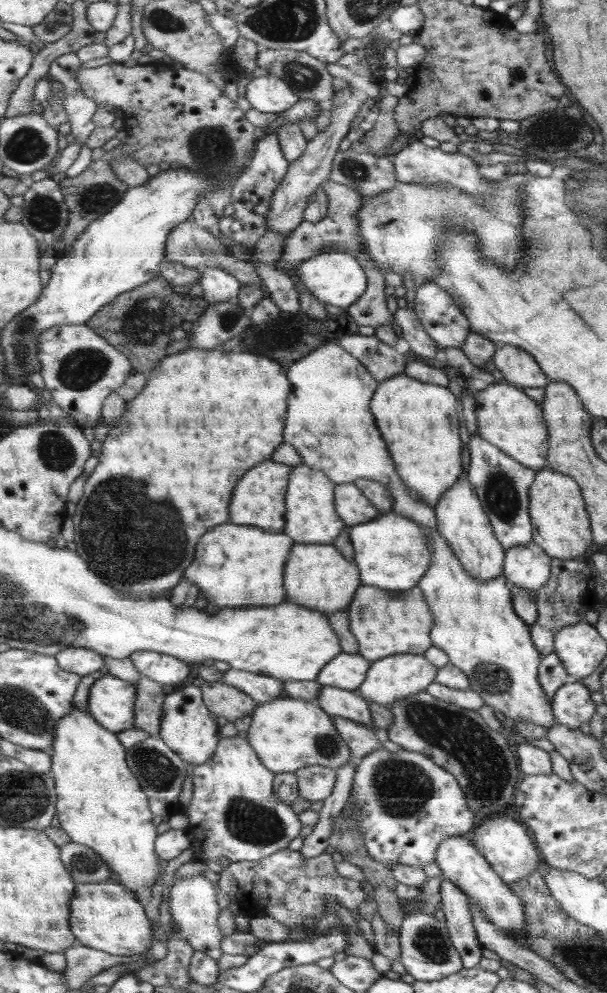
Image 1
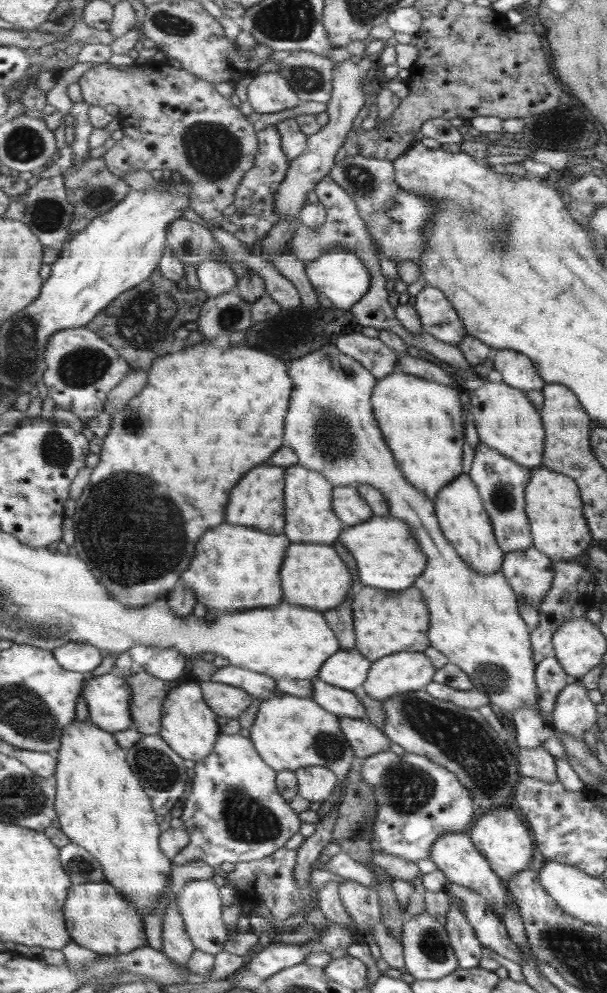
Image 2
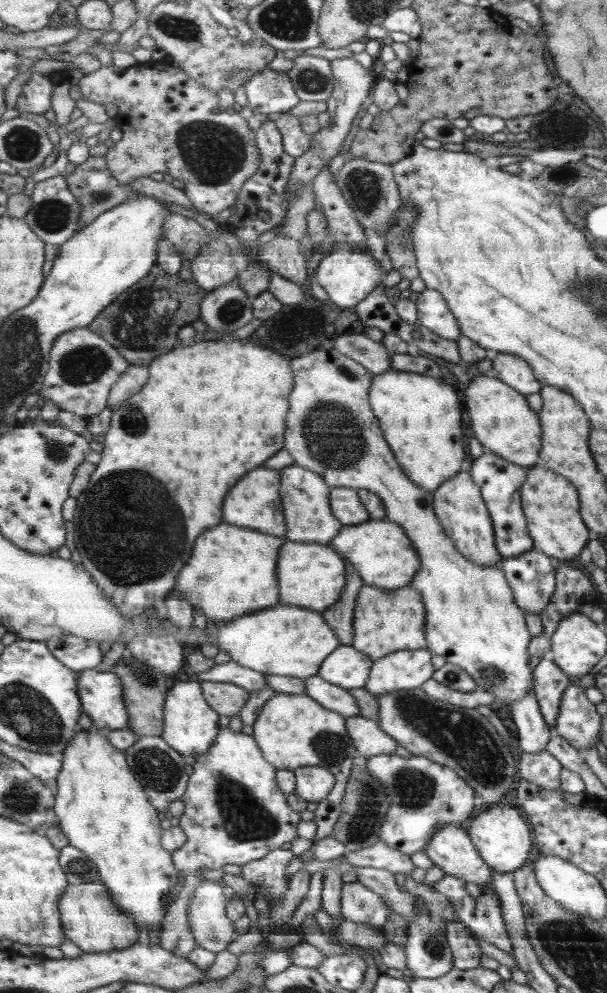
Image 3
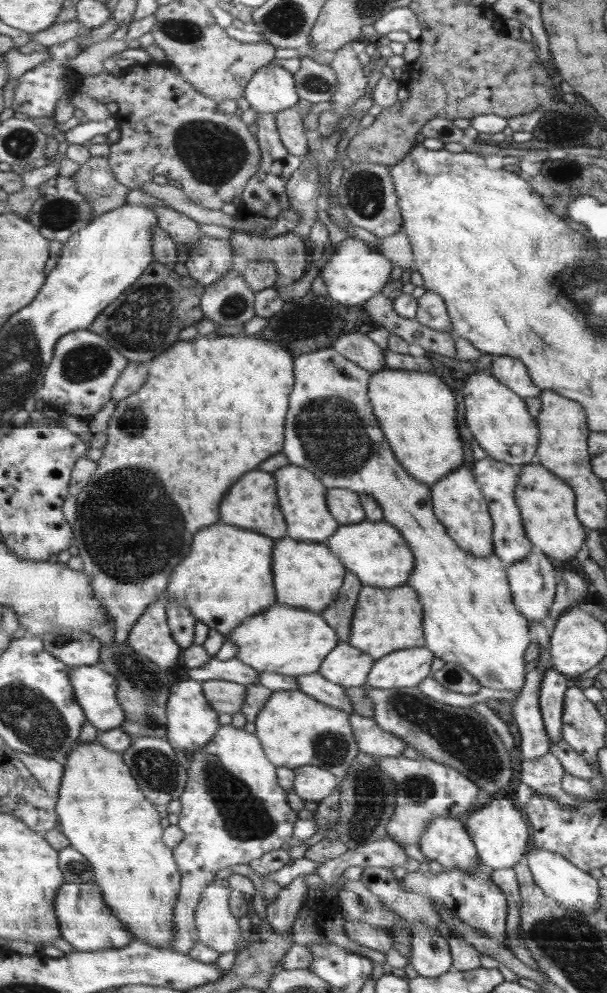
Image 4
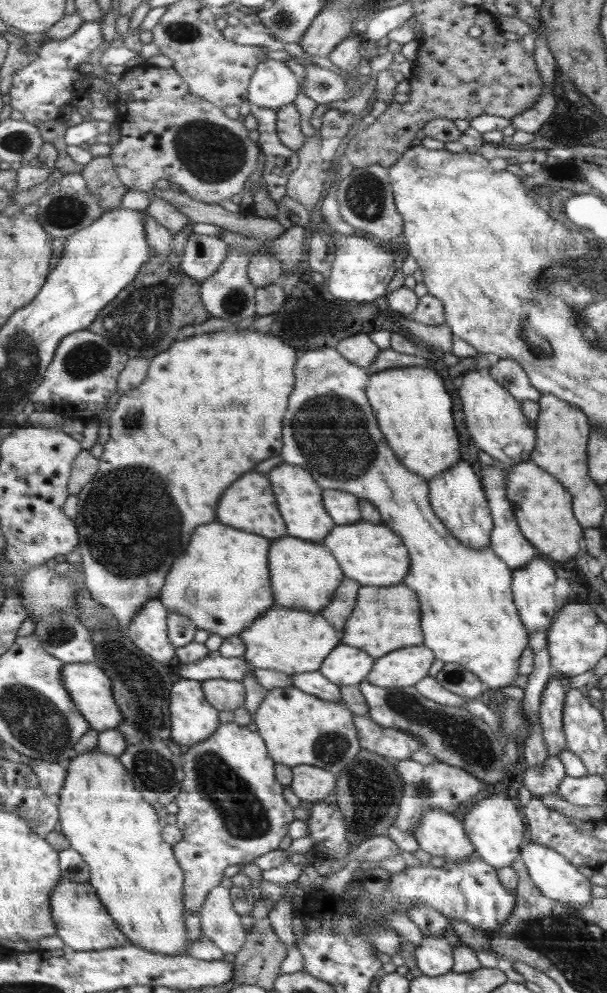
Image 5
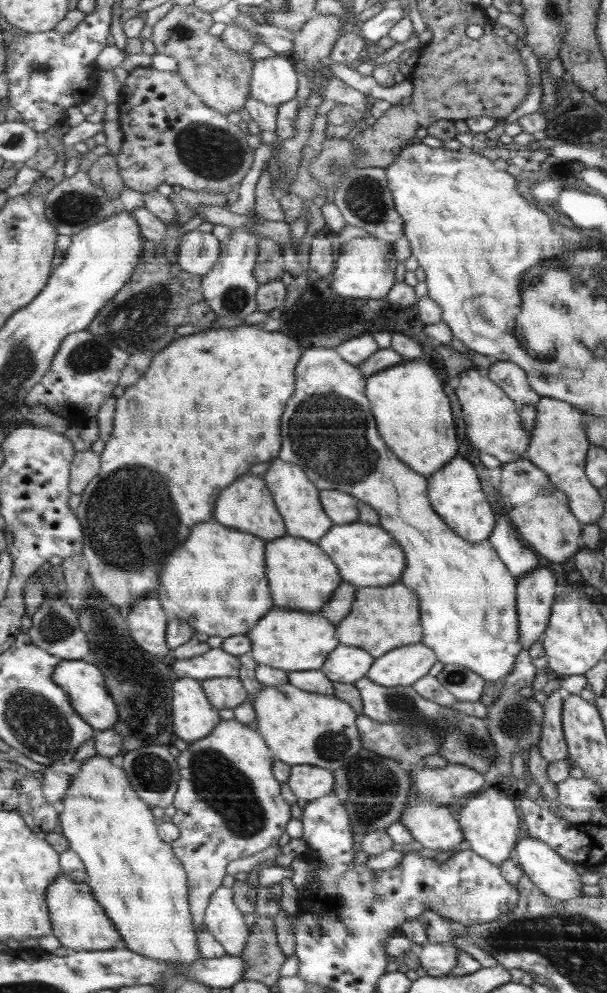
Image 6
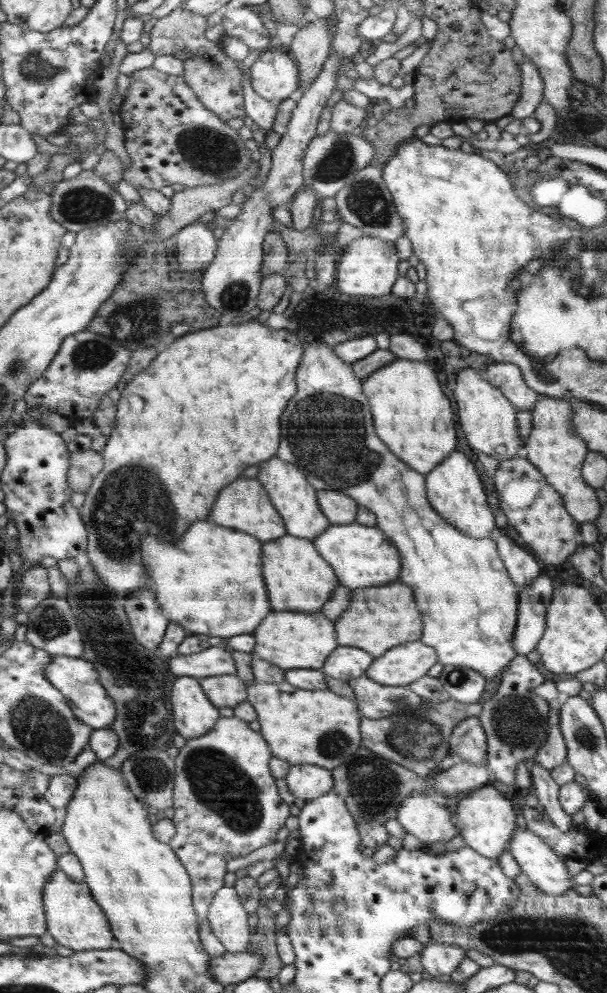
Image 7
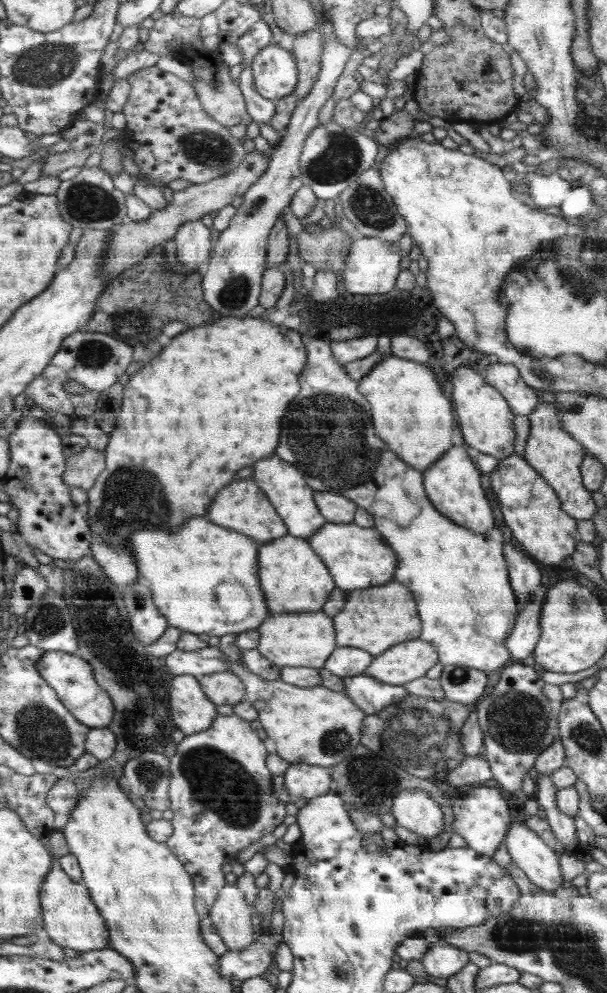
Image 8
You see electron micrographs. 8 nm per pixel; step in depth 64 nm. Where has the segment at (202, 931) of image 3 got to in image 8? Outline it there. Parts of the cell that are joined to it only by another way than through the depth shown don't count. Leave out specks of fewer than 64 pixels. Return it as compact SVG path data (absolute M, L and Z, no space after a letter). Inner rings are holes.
M237 882L229 883L216 901L211 917L230 950L243 951L252 944L252 914L254 906L248 901L247 894Z

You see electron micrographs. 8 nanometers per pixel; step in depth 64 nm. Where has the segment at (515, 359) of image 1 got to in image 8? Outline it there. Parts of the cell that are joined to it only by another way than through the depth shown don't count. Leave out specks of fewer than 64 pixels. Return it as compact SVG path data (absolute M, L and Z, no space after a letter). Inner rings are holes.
M492 363L486 370L487 383L503 394L516 415L528 416L539 407L535 389L528 385L514 364Z

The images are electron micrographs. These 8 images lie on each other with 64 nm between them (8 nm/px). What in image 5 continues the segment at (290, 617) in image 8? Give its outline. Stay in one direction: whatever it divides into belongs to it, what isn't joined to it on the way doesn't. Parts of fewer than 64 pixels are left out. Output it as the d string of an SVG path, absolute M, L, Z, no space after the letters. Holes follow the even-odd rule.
M278 605L270 607L266 614L256 619L248 630L240 634L248 643L244 659L256 669L277 670L290 676L310 671L318 671L323 660L341 642L336 629L321 615L307 609L290 609Z

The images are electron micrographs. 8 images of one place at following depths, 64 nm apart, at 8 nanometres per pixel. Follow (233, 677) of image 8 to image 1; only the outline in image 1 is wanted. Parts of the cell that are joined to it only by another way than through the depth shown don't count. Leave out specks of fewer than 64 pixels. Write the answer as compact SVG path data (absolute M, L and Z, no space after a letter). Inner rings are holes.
M207 681L203 684L203 695L208 707L217 715L229 721L253 714L259 704L244 689L224 684L220 681Z

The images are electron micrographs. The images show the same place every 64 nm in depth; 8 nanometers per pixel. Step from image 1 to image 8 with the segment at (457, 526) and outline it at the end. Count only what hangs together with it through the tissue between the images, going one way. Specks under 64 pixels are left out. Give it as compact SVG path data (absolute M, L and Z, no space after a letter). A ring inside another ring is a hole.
M456 445L448 450L443 458L432 463L432 466L423 472L423 476L427 496L432 496L431 503L436 504L436 508L440 508L440 512L444 512L448 519L464 524L464 527L477 533L486 533L486 530L494 529L490 502L486 500L482 488L482 475L462 445Z

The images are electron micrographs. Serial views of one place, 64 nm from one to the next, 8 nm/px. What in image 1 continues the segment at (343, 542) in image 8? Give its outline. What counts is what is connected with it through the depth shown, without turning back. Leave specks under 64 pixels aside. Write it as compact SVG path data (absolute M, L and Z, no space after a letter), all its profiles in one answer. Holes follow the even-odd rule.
M390 513L380 514L378 517L368 521L368 524L360 523L350 527L349 542L354 546L354 558L356 564L360 564L360 572L364 572L364 586L378 586L388 588L391 591L408 591L419 584L418 580L424 578L431 568L435 552L430 548L428 540L428 528L422 524L416 524L408 516Z

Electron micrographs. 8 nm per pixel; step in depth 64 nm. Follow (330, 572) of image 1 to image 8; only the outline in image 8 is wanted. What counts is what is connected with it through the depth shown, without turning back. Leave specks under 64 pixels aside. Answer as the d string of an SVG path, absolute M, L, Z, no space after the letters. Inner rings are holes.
M284 535L260 548L260 578L270 615L318 612L330 598L335 580L322 558L306 539Z

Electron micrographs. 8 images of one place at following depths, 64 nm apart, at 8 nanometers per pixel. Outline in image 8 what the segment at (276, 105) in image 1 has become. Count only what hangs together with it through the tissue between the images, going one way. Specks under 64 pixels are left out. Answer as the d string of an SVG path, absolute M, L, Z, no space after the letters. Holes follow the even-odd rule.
M272 41L255 56L251 64L256 91L275 102L292 93L297 87L292 84L296 84L296 78L299 78L296 61L290 51L276 46L276 42Z

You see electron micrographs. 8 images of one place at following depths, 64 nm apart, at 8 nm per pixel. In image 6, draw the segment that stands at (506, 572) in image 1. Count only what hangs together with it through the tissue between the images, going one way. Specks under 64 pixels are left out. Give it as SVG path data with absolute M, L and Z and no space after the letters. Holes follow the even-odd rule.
M540 565L527 576L518 578L519 628L523 650L528 651L548 626L558 586L556 576Z

